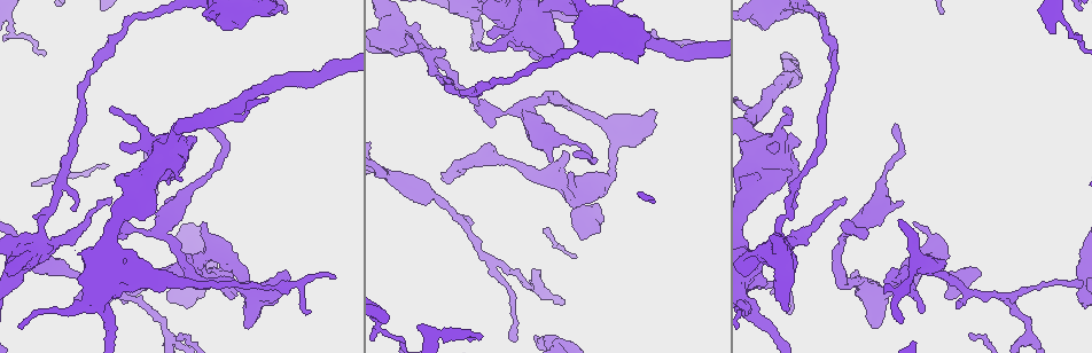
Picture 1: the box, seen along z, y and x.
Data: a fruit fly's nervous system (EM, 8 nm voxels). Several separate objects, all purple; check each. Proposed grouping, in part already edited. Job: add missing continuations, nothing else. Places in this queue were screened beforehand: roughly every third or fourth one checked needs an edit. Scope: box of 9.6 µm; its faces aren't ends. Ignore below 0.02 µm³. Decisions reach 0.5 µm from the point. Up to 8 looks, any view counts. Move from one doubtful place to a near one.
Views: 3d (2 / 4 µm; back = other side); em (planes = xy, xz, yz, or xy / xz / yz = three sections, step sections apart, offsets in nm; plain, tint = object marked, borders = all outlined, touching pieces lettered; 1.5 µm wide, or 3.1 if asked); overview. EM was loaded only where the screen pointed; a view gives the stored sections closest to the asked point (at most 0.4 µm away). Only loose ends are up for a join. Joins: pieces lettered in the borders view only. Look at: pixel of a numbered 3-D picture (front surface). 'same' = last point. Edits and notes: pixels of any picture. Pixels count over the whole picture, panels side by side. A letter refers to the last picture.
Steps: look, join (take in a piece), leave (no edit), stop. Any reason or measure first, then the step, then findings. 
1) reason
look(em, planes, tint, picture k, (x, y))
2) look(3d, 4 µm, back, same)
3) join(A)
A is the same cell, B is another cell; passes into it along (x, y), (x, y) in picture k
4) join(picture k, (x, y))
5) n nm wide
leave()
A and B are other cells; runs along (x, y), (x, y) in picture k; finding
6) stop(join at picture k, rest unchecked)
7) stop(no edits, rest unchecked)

branch stops here
look(em, planes, plain, picture 1, (874, 328))

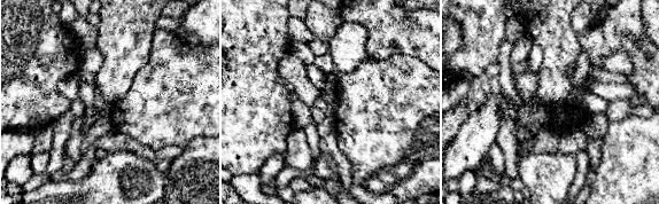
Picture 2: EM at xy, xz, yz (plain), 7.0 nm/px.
look(em, planes, borders, same)

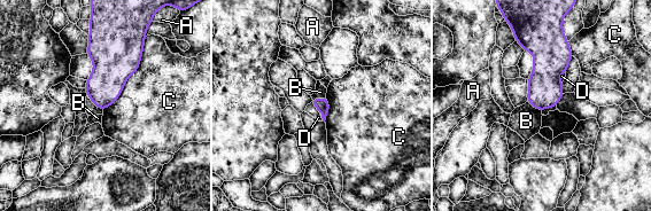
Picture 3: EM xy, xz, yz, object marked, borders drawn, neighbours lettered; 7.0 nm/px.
leave()
A, B, C and D are other cells; border along (86, 95), (102, 110) in picture 3; none of them fits

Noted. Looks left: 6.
look(em, planes, borders, picture 1, (920, 312))

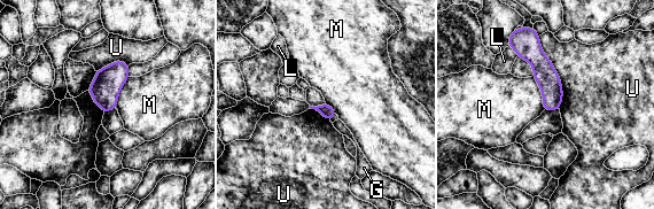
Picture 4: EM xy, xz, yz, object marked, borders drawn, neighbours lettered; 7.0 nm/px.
U touches over 550 nm
leave()
G, L, M and U are other cells; none of them fits

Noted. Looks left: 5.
stops while still wide
look(3d, 4 µm, back, picture 1, (270, 14))

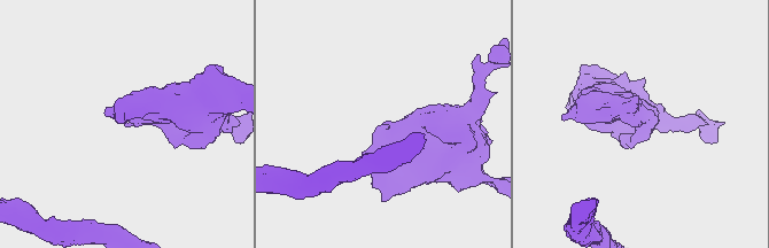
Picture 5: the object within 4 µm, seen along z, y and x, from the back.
now the EM
look(em, yz, step 8, tint, picture 5, (124, 124))

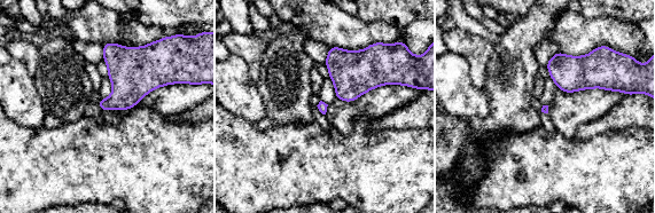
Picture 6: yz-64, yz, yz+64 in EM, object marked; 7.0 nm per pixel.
cut it another way
look(em, planes, borders, same)

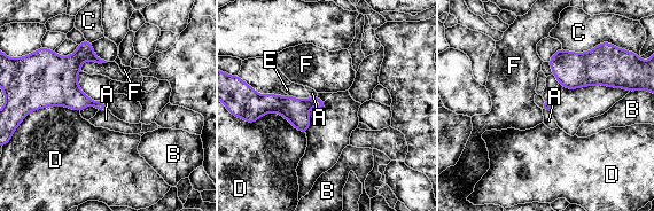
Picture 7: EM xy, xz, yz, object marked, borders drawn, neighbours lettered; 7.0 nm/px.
leave()
A, B, C, D, E and F are other cells; runs along (258, 99), (264, 103), (322, 104) in picture 7; none of them fits

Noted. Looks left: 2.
stop(no edits, rest unchecked)

